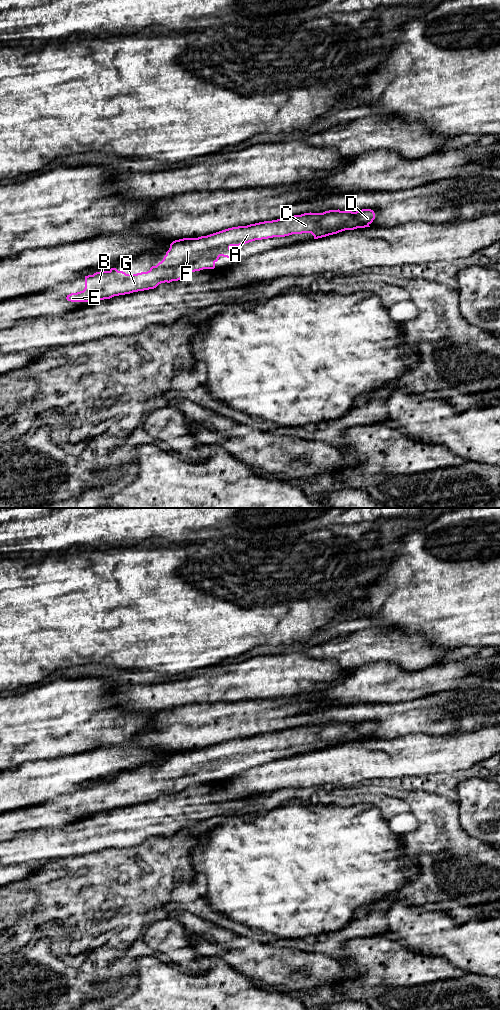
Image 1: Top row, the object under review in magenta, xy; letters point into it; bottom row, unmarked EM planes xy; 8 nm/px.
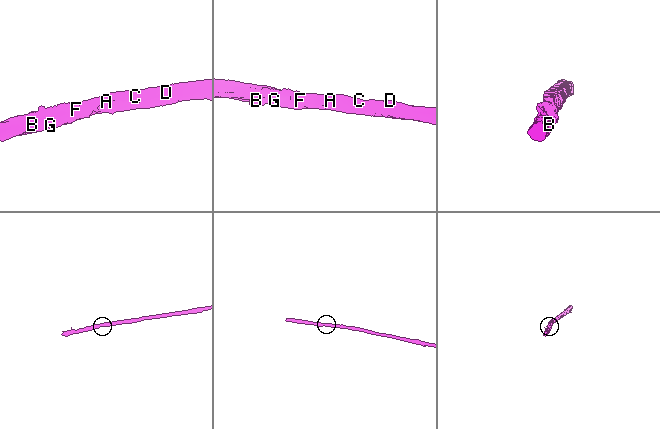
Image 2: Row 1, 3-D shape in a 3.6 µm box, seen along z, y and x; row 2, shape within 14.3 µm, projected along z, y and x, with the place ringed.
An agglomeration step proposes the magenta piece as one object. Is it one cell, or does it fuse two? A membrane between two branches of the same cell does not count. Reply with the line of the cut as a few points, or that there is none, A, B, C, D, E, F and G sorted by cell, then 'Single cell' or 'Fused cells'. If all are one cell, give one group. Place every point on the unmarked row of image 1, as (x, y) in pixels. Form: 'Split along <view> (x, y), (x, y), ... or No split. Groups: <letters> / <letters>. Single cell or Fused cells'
No split. Groups: A B C D E F G. Single cell

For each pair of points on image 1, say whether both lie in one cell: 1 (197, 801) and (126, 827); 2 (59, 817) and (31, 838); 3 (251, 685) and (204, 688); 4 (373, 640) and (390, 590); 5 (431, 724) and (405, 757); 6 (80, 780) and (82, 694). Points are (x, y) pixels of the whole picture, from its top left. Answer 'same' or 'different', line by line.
1: same
2: different
3: same
4: different
5: different
6: different

